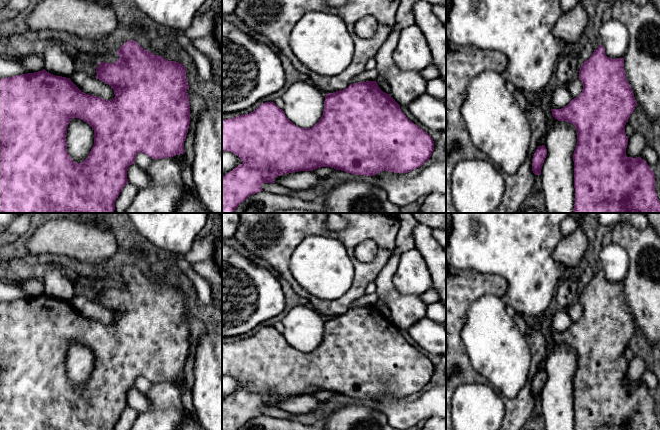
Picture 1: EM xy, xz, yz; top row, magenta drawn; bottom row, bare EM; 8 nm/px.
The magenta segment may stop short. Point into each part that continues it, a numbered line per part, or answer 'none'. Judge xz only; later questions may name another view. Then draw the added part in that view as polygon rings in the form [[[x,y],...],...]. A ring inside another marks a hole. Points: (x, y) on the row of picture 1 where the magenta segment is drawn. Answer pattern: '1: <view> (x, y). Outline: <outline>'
none

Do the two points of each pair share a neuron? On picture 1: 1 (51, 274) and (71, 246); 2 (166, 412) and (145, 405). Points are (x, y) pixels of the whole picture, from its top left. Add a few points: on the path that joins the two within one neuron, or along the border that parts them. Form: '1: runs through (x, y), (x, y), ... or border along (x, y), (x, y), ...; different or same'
1: border along (58, 257), (68, 259), (74, 263); different
2: border along (143, 394), (150, 403), (150, 408), (139, 413); different

